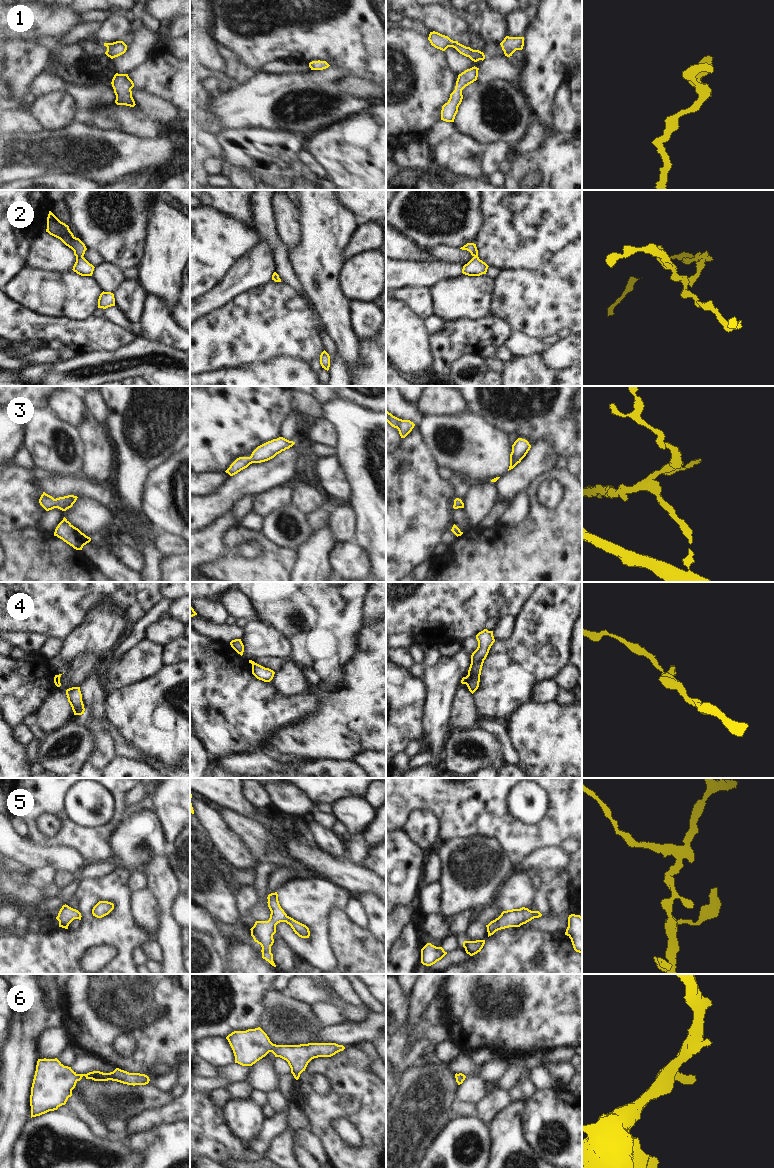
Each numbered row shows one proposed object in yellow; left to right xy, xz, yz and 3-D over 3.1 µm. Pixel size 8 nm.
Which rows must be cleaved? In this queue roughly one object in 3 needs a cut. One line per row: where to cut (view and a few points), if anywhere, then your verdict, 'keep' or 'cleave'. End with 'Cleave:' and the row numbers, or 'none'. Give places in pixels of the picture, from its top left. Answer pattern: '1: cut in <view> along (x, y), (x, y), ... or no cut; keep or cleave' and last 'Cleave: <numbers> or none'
1: no cut; keep
2: no cut; keep
3: no cut; keep
4: cut in xy along (56, 675), (58, 679), (57, 685); cleave
5: no cut; keep
6: no cut; keep
Cleave: 4

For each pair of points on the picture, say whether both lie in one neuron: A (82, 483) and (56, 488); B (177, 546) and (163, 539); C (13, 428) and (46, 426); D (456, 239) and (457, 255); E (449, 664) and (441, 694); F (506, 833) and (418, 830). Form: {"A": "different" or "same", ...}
{"A": "same", "B": "same", "C": "different", "D": "different", "E": "same", "F": "different"}

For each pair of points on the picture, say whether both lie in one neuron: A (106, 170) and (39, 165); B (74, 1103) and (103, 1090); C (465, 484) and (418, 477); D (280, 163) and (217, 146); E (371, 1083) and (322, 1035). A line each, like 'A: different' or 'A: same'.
A: same
B: different
C: different
D: same
E: different

